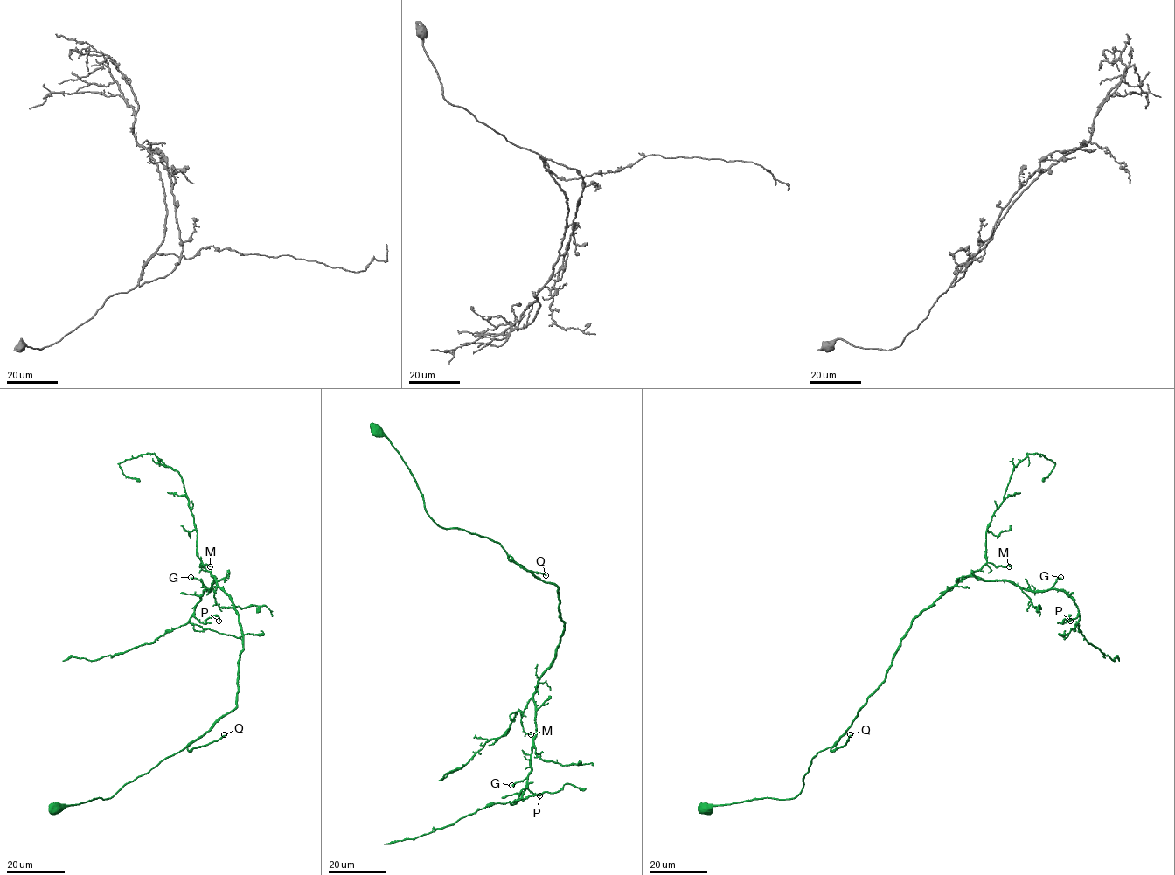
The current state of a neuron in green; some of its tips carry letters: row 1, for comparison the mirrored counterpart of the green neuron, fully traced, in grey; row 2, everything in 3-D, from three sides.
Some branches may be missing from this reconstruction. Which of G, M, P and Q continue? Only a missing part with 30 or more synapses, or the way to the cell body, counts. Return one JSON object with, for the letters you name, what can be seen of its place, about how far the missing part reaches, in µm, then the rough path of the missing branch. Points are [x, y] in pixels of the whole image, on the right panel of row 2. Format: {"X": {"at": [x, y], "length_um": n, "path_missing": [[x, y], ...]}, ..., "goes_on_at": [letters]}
{"Q": {"at": [850, 734], "length_um": 80, "path_missing": [[850, 734], [863, 700], [883, 668], [883, 643], [888, 632], [887, 620], [899, 579], [894, 561]]}, "goes_on_at": ["Q"]}

